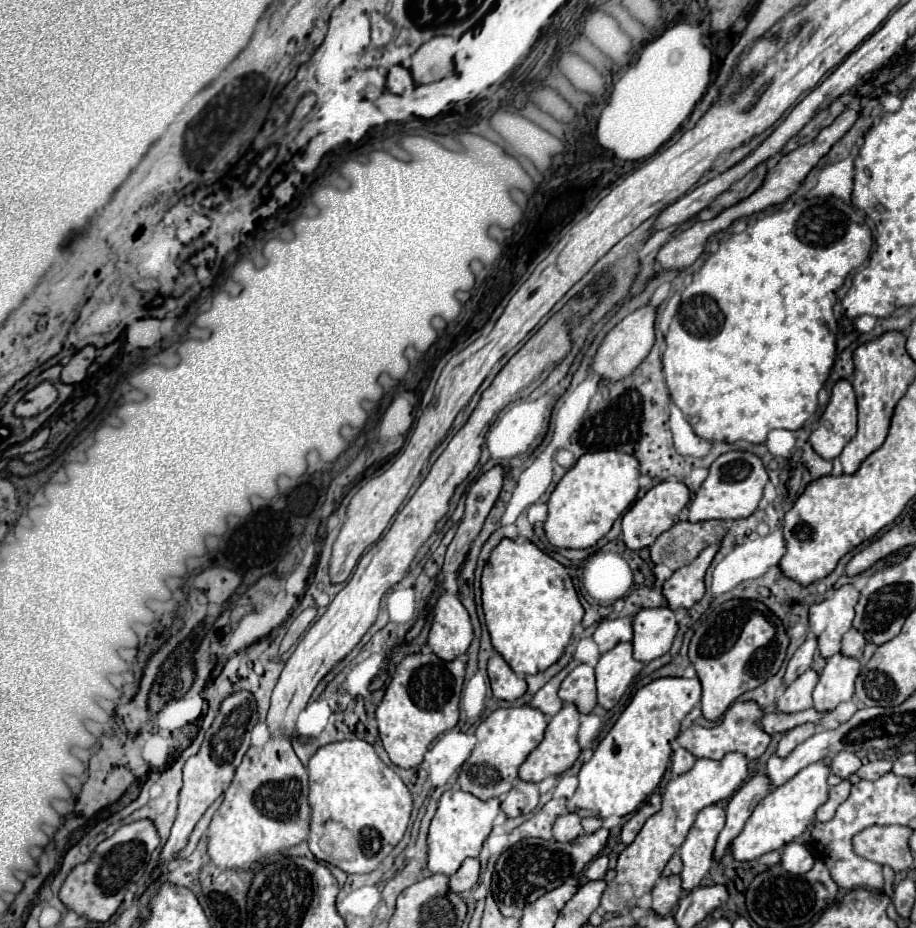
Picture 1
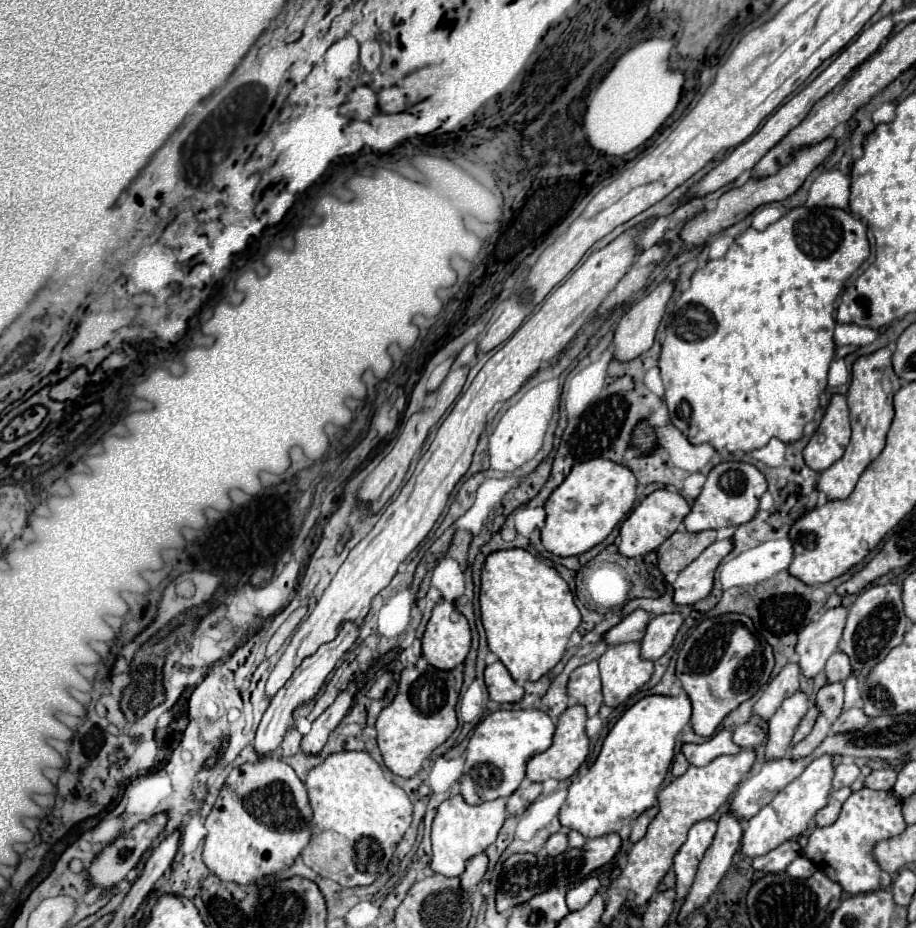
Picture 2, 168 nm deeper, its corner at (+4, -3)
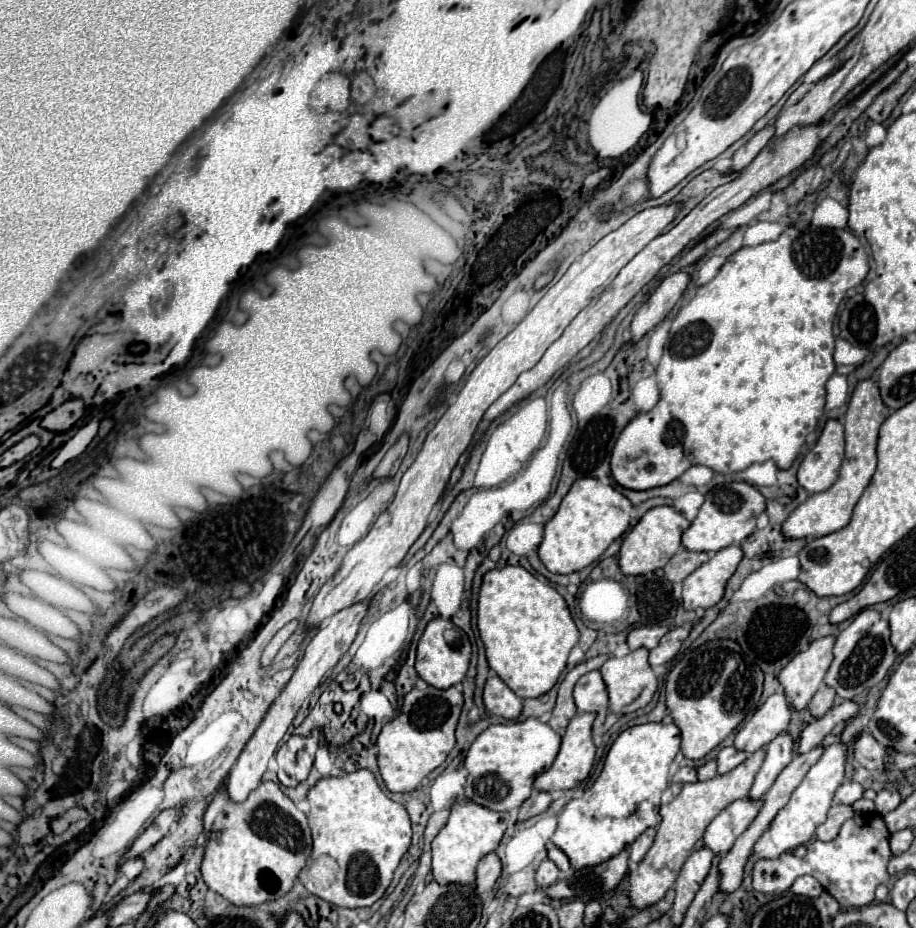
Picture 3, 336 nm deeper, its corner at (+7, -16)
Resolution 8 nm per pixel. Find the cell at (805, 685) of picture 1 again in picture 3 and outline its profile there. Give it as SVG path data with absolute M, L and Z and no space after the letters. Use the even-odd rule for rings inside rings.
M779 734L773 742L769 742L767 758L765 758L761 770L757 772L753 788L749 792L751 800L761 800L765 796L765 792L773 786L773 782L781 774L781 770L791 762L793 748L795 748L795 742L791 740L789 734Z

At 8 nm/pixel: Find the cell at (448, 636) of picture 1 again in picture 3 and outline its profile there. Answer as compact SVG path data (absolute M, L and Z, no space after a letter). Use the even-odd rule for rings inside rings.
M435 618L427 624L427 628L417 644L415 670L429 686L447 690L465 678L467 668L469 668L469 658L471 658L471 642L469 642L467 634L459 626L455 626L451 620Z

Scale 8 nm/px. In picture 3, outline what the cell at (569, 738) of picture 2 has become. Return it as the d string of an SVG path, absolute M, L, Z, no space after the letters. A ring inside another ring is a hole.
M585 712L585 714L577 714L569 722L569 726L565 730L565 736L563 736L561 750L559 750L553 766L535 778L535 788L537 790L545 790L545 792L569 790L569 788L575 788L579 782L583 782L589 776L591 766L595 762L595 750L597 750L595 744L593 744L593 734L591 734L593 720L595 720L595 714L593 712Z

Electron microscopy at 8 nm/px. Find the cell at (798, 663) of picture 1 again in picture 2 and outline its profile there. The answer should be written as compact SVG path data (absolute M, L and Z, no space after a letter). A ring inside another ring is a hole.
M788 663L770 683L764 695L758 699L754 705L754 713L762 719L770 719L774 711L782 705L786 697L790 697L794 691L798 691L798 681L800 681L800 665L798 663Z

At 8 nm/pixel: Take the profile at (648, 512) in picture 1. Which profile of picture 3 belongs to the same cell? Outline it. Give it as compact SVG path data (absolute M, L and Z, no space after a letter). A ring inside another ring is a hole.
M671 506L651 508L625 536L619 552L619 566L625 576L649 574L663 568L679 550L681 550L681 534L689 528L689 522Z

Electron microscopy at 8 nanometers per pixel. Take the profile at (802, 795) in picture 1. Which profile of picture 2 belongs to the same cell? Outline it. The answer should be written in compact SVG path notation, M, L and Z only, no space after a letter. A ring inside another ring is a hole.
M822 755L814 759L800 777L796 777L792 783L788 783L768 805L764 805L752 819L748 819L748 827L742 837L742 853L748 857L760 857L768 851L776 849L780 843L800 837L813 822L818 809L822 809L828 803L828 793L832 789L832 757Z

